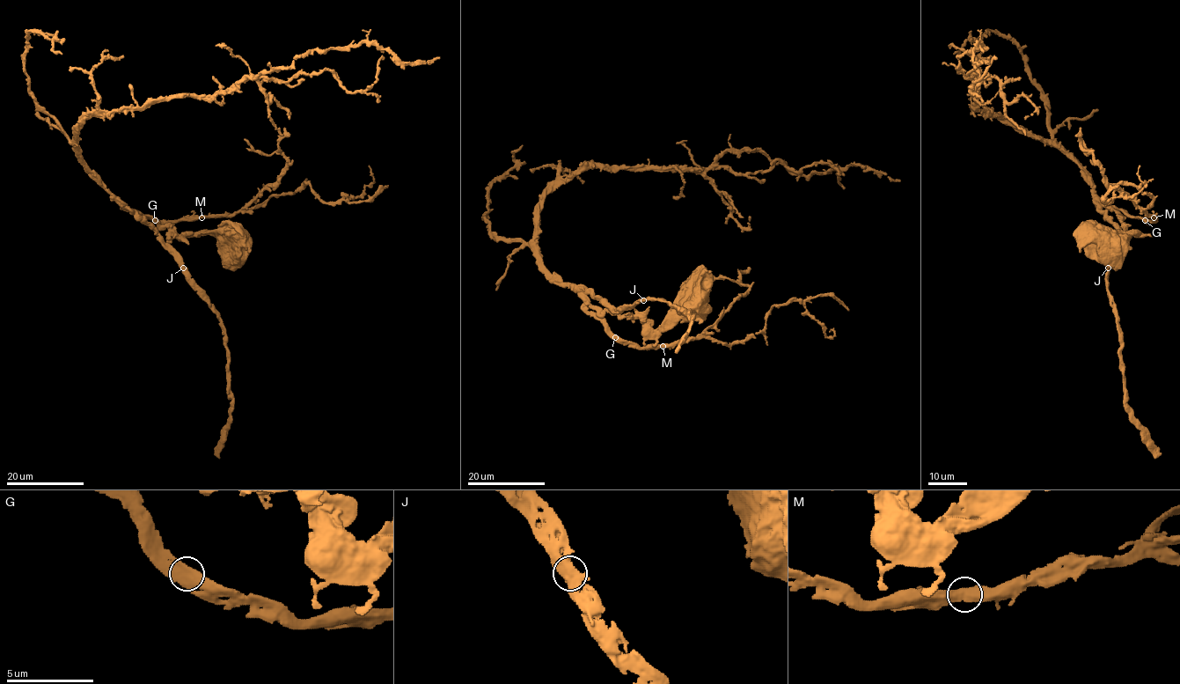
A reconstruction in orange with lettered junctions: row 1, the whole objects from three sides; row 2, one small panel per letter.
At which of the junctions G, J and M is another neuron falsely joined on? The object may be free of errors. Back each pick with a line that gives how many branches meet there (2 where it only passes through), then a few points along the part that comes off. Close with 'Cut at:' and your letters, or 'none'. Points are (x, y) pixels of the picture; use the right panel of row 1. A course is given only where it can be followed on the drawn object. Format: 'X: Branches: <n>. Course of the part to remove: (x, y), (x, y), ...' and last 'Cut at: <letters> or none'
Cut at: none

